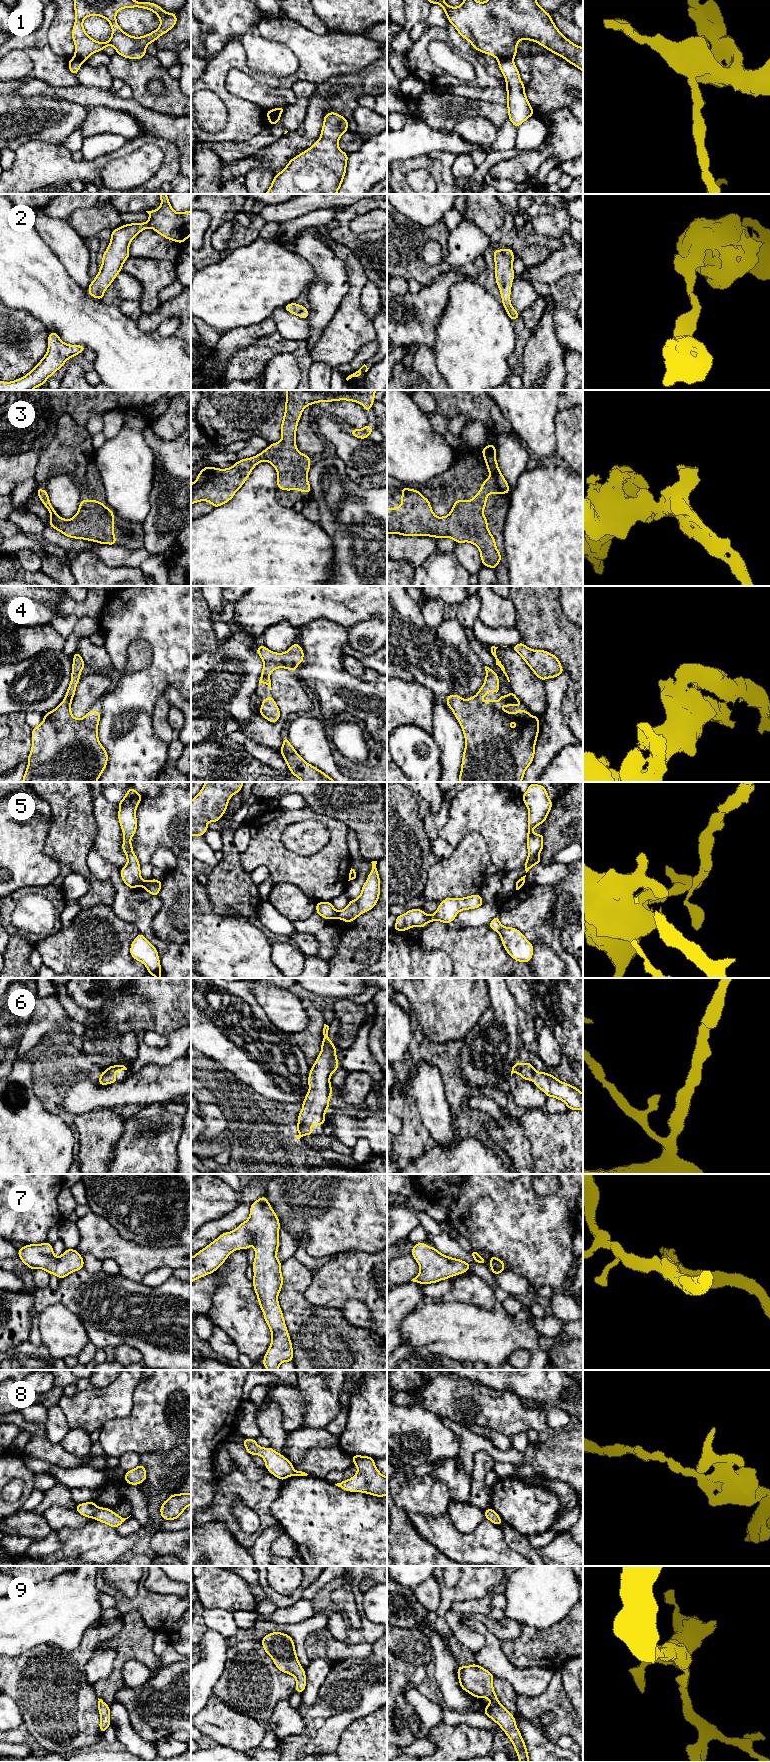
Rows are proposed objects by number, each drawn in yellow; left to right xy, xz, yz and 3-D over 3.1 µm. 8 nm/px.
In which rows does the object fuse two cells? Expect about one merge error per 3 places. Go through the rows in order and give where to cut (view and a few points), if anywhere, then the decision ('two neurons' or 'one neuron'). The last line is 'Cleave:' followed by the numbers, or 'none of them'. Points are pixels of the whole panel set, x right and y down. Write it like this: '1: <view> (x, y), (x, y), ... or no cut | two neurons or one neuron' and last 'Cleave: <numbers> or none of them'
1: yz (512, 58), (500, 58), (498, 60) | two neurons
2: no cut | one neuron
3: no cut | one neuron
4: no cut | one neuron
5: xz (337, 912), (338, 917) | two neurons
6: no cut | one neuron
7: no cut | one neuron
8: xy (99, 1507), (93, 1517) | two neurons
9: no cut | one neuron
Cleave: 1, 5, 8

